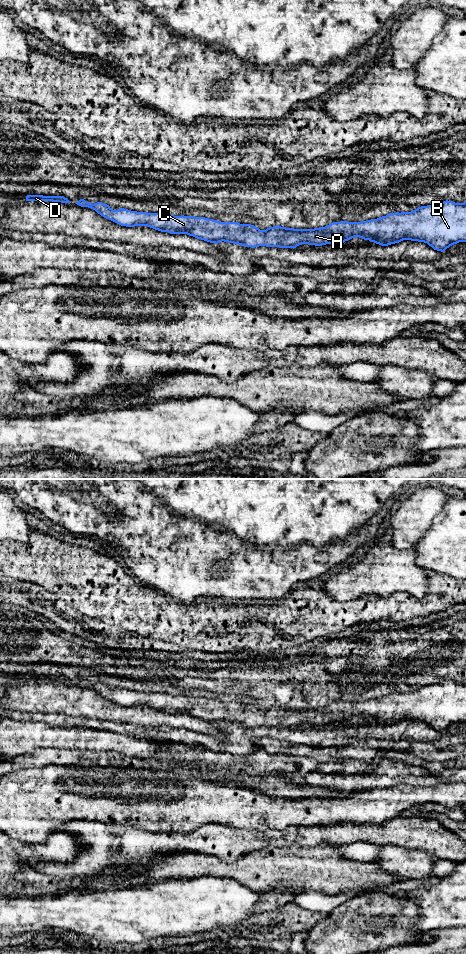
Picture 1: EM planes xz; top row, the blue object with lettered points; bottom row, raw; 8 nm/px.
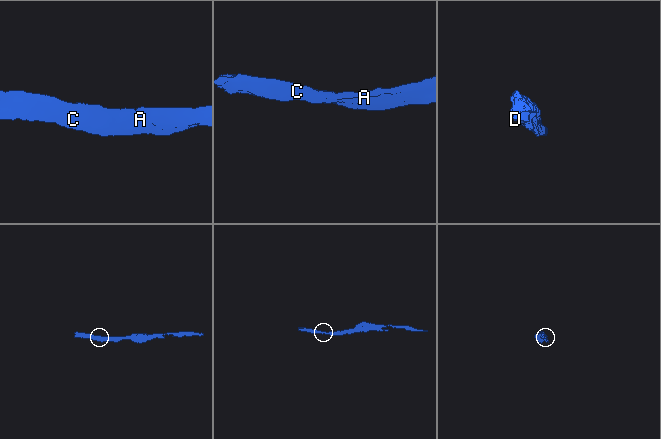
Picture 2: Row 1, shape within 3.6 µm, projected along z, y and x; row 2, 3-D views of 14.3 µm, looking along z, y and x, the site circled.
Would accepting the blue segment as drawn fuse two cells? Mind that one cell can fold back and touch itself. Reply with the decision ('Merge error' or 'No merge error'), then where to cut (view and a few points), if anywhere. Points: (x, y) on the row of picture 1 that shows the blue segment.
No merge error. No split

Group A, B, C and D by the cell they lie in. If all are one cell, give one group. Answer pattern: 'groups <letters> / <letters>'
groups A B C D

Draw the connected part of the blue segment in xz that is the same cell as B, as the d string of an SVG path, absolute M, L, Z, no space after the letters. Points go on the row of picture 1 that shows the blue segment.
M84 199L76 202L81 207L88 207L98 214L121 226L135 227L147 226L161 232L170 234L187 234L197 239L210 243L228 242L244 247L279 247L296 248L302 244L322 246L326 244L344 243L352 238L359 237L382 246L399 243L403 240L411 240L427 243L434 250L444 252L450 246L459 242L466 242L466 202L455 203L444 201L427 206L421 206L411 212L389 213L377 219L361 222L340 221L333 222L325 227L314 229L294 229L281 227L279 225L260 230L251 224L240 224L238 222L221 222L205 217L174 216L166 213L137 212L120 208L113 210L109 205L97 202L89 203Z

